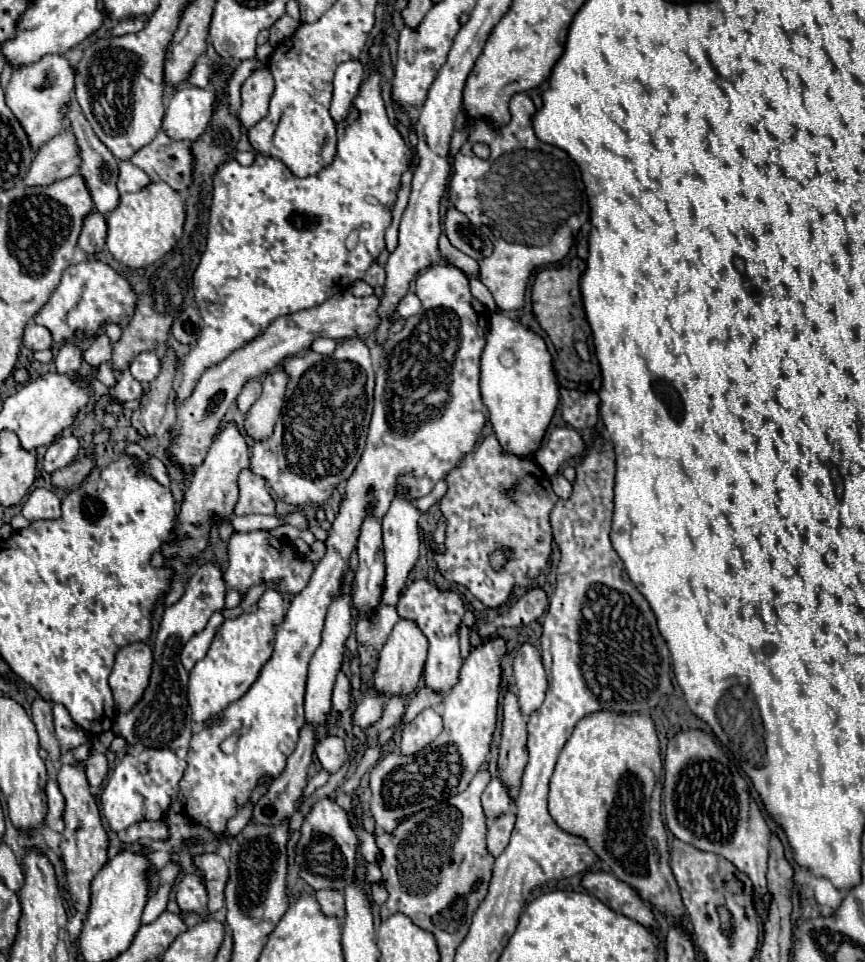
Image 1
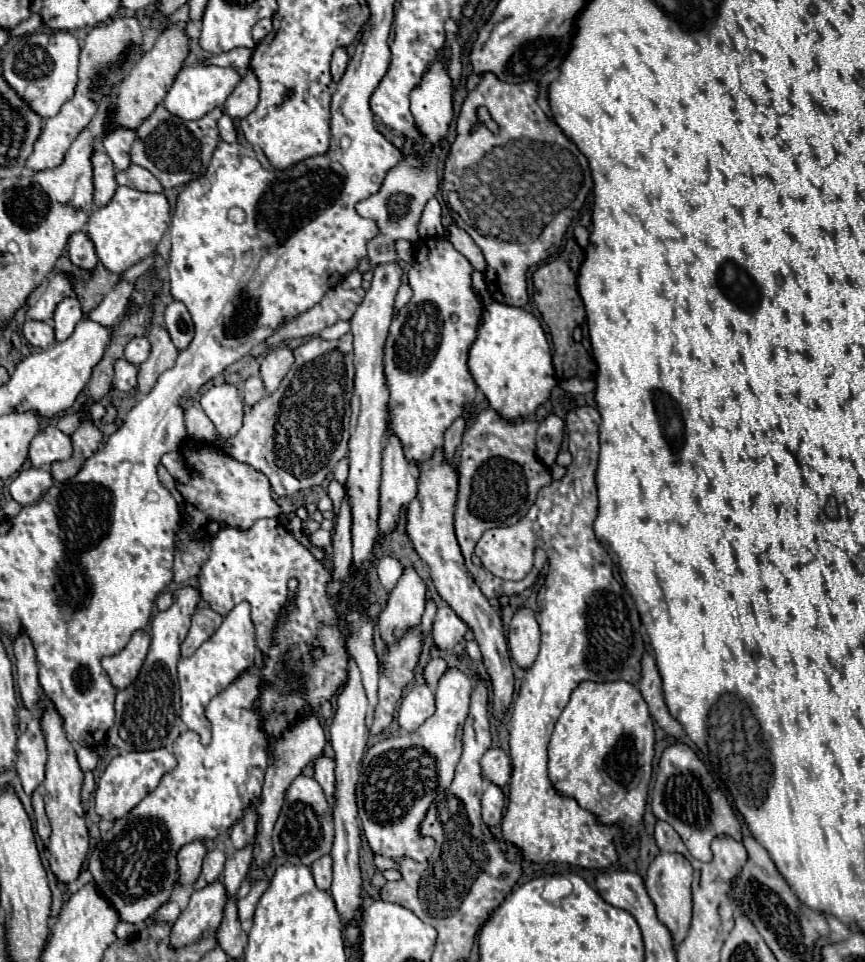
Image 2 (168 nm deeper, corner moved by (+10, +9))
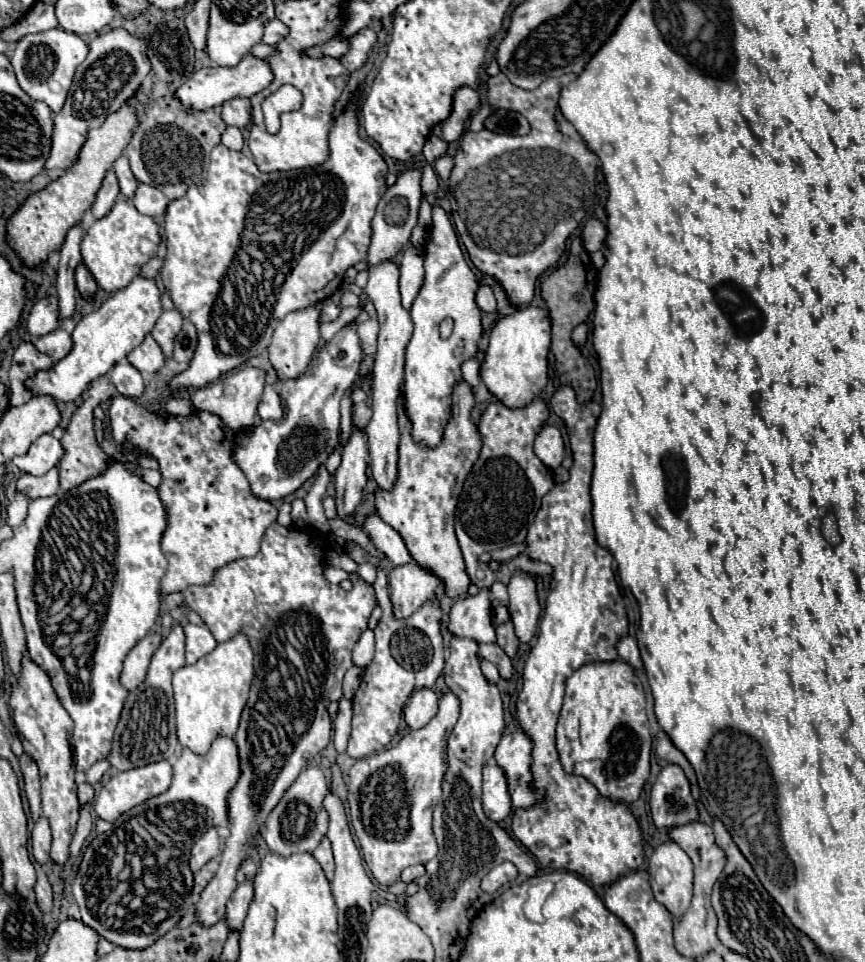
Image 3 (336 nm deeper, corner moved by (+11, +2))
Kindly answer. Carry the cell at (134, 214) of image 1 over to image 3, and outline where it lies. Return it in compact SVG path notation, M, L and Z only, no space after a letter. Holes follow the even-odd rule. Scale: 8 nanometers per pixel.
M119 199L109 215L93 221L93 225L87 229L87 235L81 243L83 265L89 269L89 273L103 291L115 293L117 289L129 285L129 281L139 275L141 267L157 255L159 241L159 225L151 217L141 215L131 201Z

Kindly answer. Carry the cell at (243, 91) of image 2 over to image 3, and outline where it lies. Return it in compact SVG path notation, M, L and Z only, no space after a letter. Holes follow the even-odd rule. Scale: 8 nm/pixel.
M229 99L221 105L221 119L225 121L225 125L233 125L237 129L245 129L251 121L251 103L249 99Z

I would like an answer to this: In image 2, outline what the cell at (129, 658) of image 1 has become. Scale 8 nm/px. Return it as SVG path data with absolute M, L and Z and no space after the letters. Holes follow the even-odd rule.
M138 630L132 634L130 642L124 646L122 652L102 658L102 668L110 676L110 682L116 690L124 690L134 682L134 678L138 676L138 670L144 664L148 646L150 646L150 634L144 630Z

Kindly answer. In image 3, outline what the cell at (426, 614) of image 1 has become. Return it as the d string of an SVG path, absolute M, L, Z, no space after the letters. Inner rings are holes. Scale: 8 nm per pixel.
M481 587L477 595L457 599L451 609L451 633L469 637L479 643L495 643L493 607L489 601L489 589Z

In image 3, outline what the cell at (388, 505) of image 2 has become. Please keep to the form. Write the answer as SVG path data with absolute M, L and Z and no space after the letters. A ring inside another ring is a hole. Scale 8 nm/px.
M385 259L379 265L369 267L369 283L360 288L353 283L344 282L330 299L340 305L340 296L344 289L360 295L367 293L377 309L379 317L379 345L375 355L375 369L373 369L373 385L371 385L371 405L373 417L367 425L369 437L369 453L371 453L371 471L373 479L381 489L391 489L397 479L397 449L399 449L399 427L397 427L397 397L403 385L403 365L405 365L405 345L413 333L413 323L409 311L401 307L399 297L399 267L393 259Z

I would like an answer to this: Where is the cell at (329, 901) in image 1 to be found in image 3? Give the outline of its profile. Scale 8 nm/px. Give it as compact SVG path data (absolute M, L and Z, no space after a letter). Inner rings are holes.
M323 837L321 845L313 851L313 857L319 861L319 865L323 867L327 879L333 879L333 869L335 869L335 861L333 861L333 851L331 851L331 841L327 837Z

